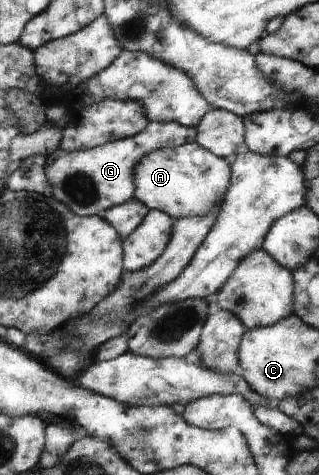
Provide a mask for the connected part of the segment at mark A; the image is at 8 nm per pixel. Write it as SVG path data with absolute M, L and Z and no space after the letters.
M194 141L176 148L154 150L142 157L134 174L134 186L137 187L134 197L150 209L166 212L174 219L187 216L202 218L206 214L217 216L231 180L232 166Z

